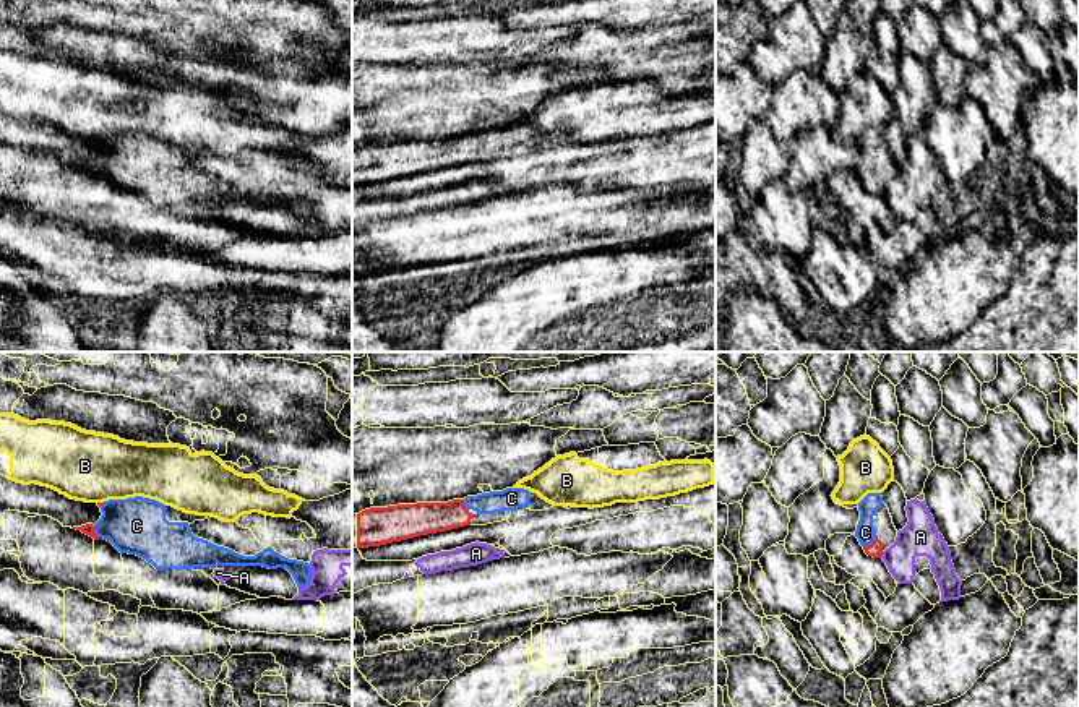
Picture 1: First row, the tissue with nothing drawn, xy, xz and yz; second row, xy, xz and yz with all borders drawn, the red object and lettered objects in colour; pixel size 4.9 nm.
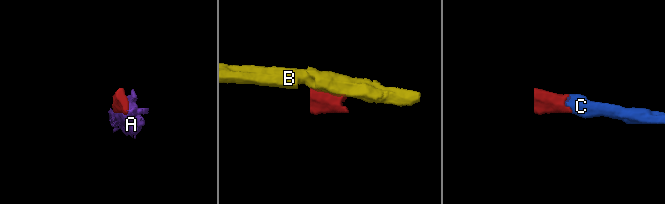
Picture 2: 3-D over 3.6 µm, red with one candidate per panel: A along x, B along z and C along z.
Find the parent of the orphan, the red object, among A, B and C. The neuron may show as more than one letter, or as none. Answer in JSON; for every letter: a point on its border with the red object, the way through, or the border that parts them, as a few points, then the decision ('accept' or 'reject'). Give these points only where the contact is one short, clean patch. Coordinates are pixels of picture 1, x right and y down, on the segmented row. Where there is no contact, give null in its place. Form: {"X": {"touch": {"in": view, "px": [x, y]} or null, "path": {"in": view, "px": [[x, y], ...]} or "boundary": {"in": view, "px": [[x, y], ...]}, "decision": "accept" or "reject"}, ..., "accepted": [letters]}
{"A": {"touch": {"in": "yz", "px": [881, 555]}, "decision": "reject"}, "B": {"touch": {"in": "xy", "px": [101, 503]}, "decision": "reject"}, "C": {"touch": {"in": "yz", "px": [872, 544]}, "path": {"in": "yz", "px": [[875, 550], [872, 544], [865, 532]]}, "decision": "accept"}, "accepted": ["C"]}

